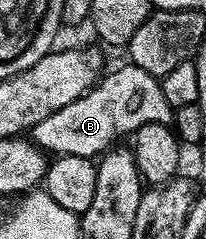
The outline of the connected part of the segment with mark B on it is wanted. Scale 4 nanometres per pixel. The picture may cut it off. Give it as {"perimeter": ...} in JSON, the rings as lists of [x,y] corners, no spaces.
{"perimeter":[[[124,62],[120,68],[109,72],[94,88],[77,98],[77,102],[61,106],[57,114],[49,114],[49,118],[37,122],[37,126],[31,128],[30,139],[38,148],[55,156],[95,158],[108,151],[118,141],[115,140],[118,136],[130,137],[141,126],[174,125],[175,109],[169,106],[169,102],[165,102],[162,83],[156,77],[130,62]]]}

